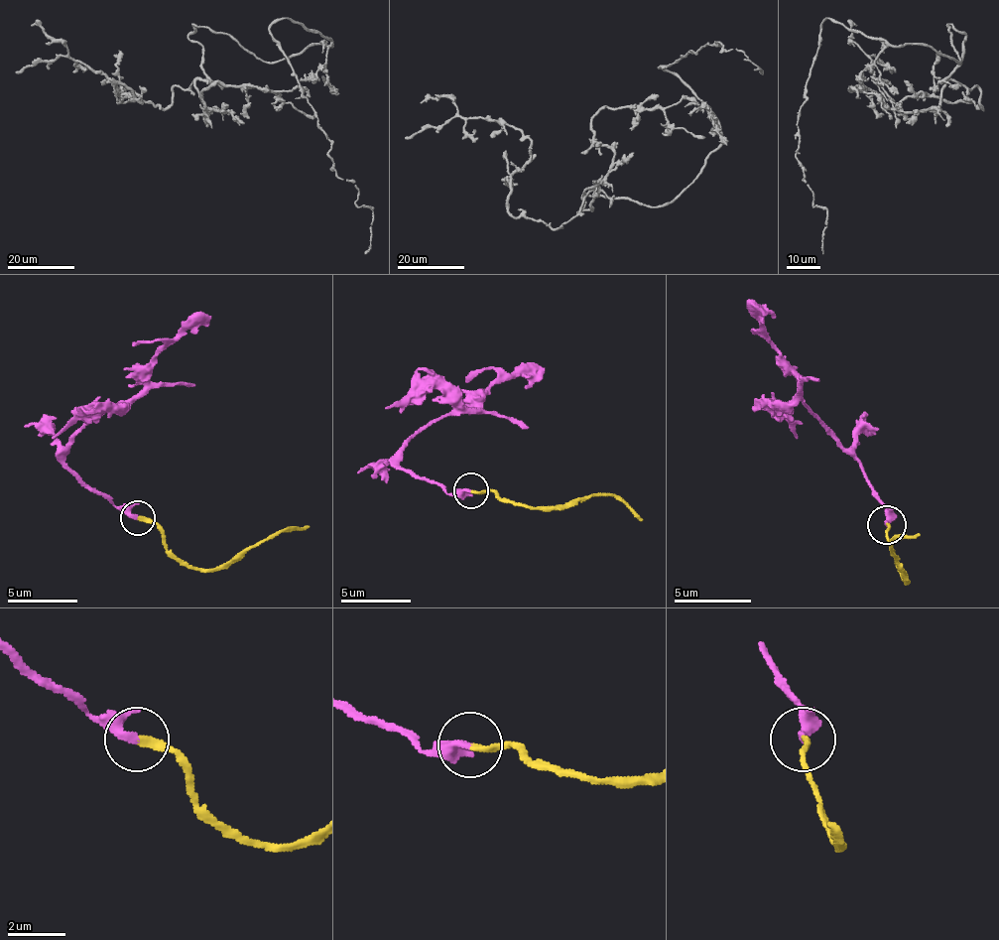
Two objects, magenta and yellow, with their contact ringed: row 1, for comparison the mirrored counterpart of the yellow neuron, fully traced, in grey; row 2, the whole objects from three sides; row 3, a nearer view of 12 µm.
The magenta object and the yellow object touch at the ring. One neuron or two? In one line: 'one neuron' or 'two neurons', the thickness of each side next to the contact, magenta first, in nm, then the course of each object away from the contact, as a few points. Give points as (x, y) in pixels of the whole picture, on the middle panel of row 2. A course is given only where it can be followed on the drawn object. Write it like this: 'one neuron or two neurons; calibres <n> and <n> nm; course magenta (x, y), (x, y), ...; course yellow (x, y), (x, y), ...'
one neuron; calibres 220 and 200 nm; course magenta (469, 489), (445, 493), (407, 471), (400, 451), (428, 423), (473, 412), (477, 402), (494, 384), (544, 366); course yellow (469, 489), (491, 489), (498, 496), (533, 507), (574, 507), (585, 496), (613, 496), (642, 521)

